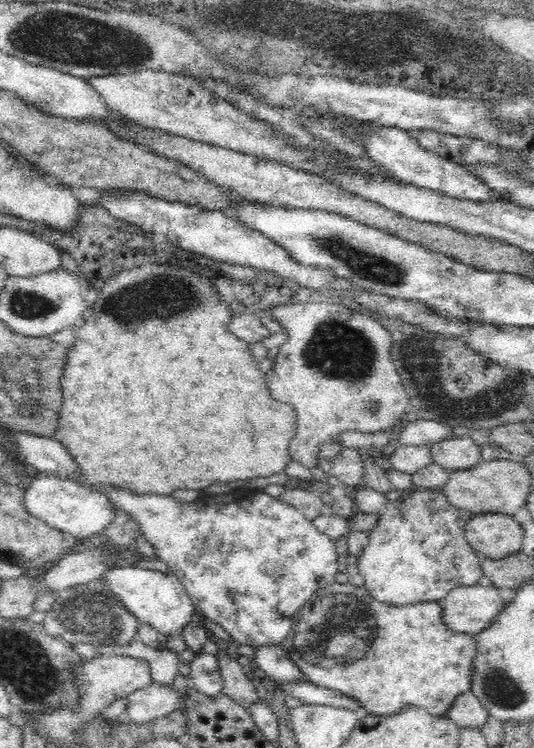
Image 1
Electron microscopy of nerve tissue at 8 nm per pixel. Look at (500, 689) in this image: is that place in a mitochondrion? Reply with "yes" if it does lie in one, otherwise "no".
yes

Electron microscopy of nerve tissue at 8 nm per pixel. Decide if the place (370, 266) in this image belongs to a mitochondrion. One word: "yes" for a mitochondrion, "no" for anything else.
yes

